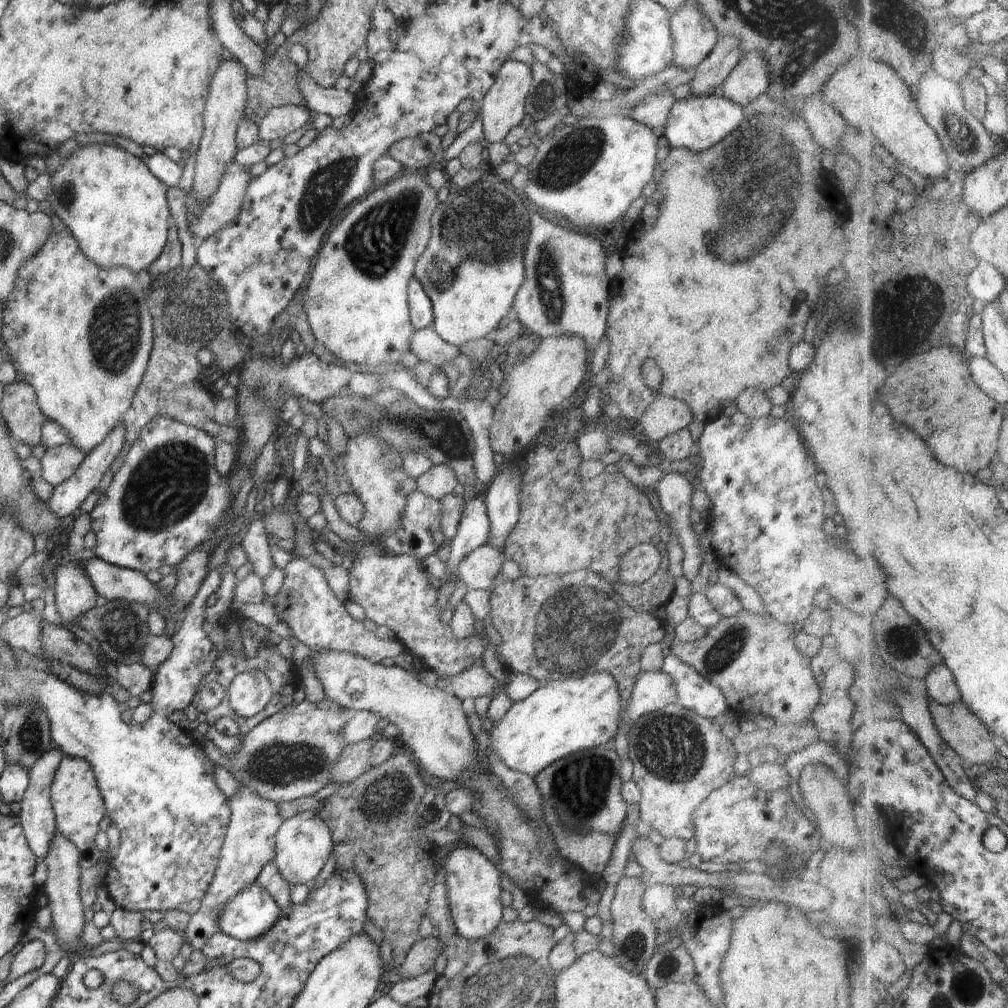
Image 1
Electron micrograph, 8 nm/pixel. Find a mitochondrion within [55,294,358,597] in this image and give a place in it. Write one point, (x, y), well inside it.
(167, 485)

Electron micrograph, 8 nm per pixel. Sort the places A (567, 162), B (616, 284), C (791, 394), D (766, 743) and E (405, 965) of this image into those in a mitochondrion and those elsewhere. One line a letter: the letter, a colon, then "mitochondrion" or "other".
A: mitochondrion
B: other
C: other
D: other
E: other

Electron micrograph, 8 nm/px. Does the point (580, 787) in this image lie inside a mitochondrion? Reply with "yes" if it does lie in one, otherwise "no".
yes

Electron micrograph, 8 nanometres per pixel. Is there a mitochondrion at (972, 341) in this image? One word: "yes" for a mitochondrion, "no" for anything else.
no

